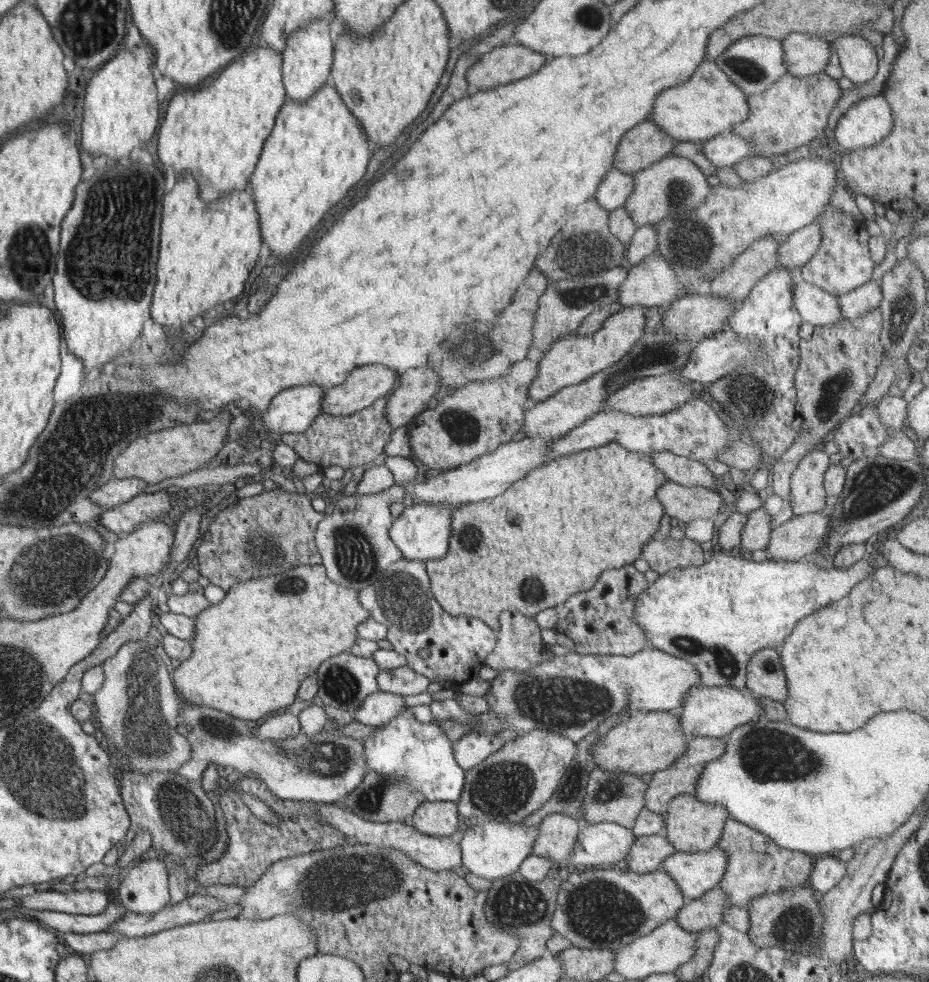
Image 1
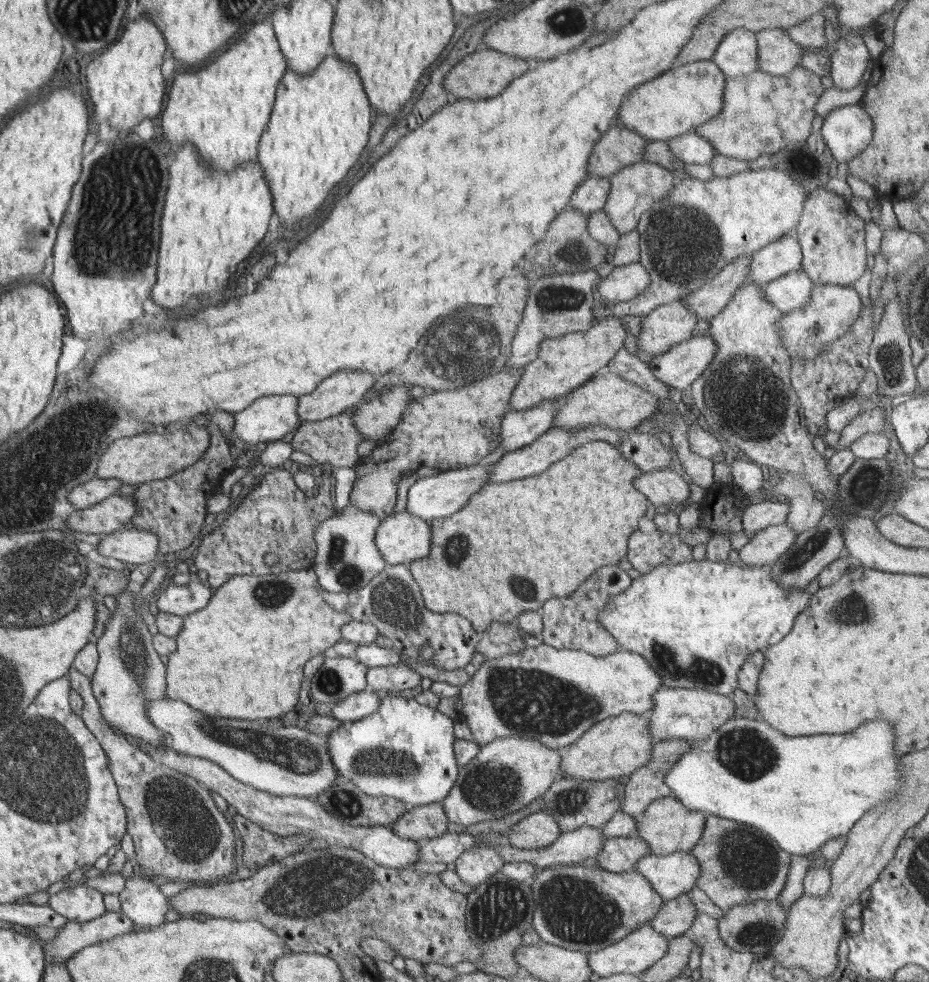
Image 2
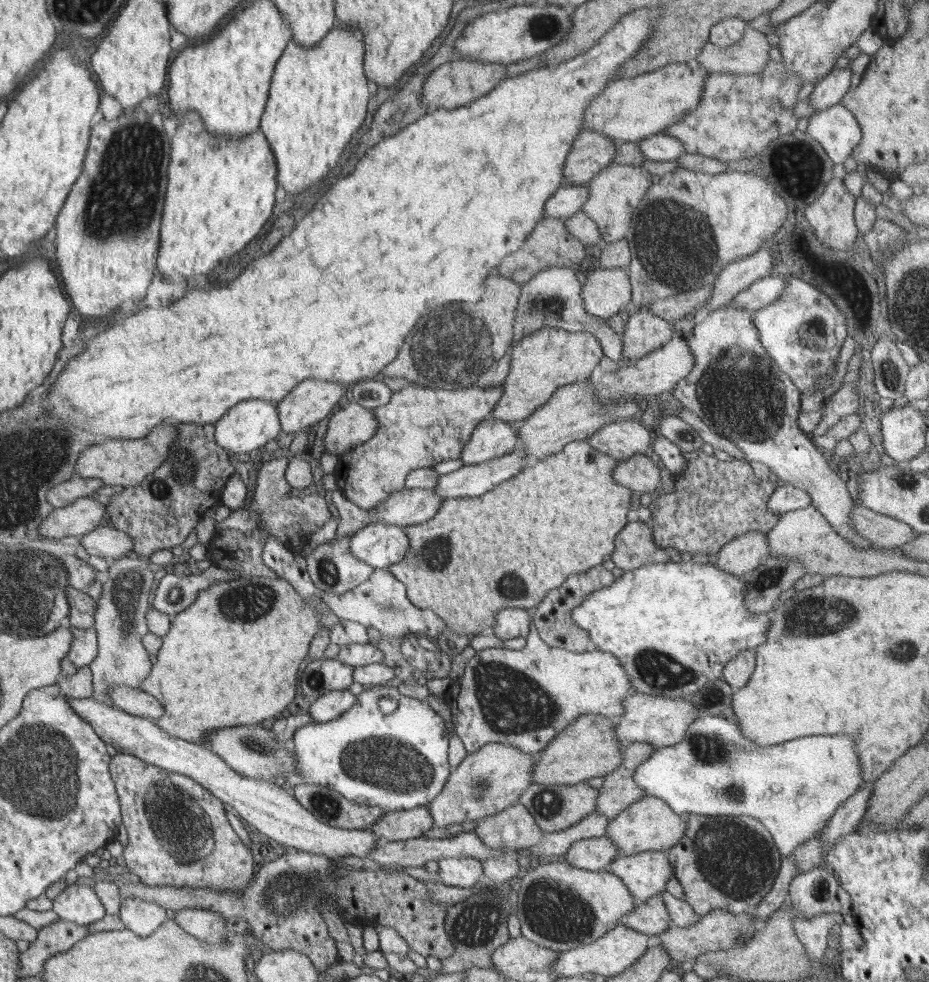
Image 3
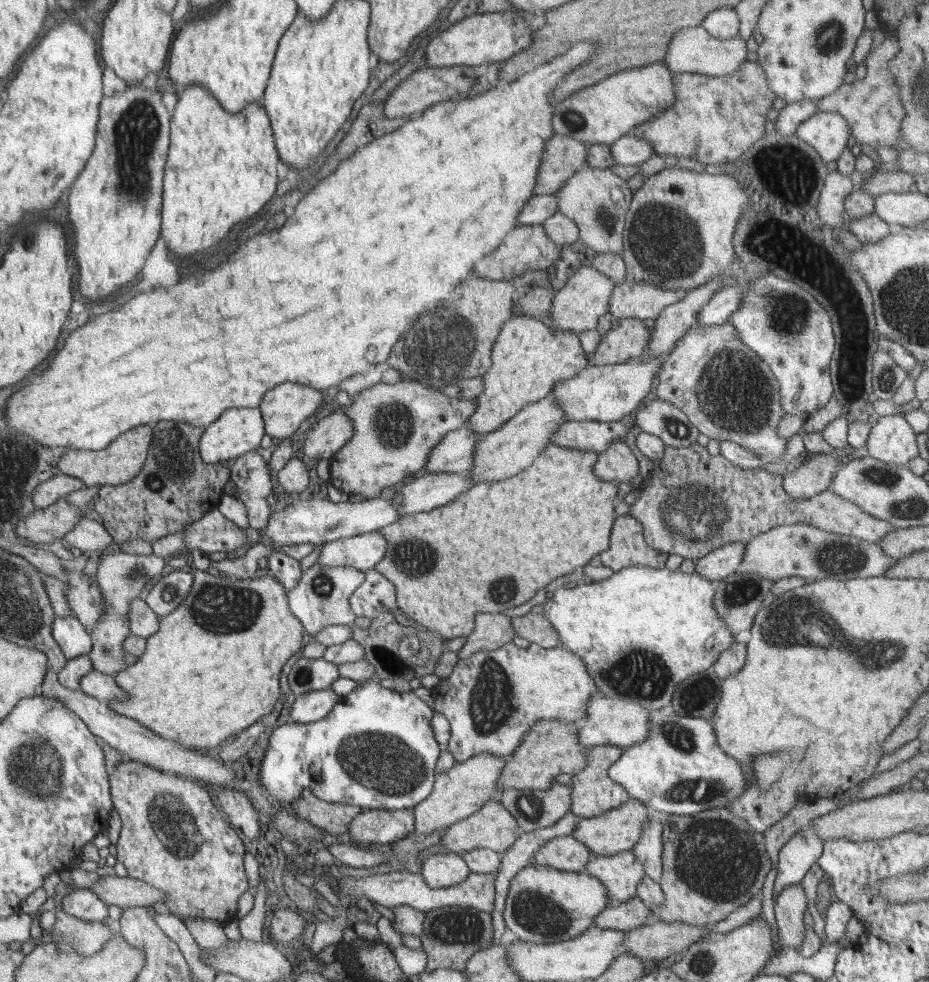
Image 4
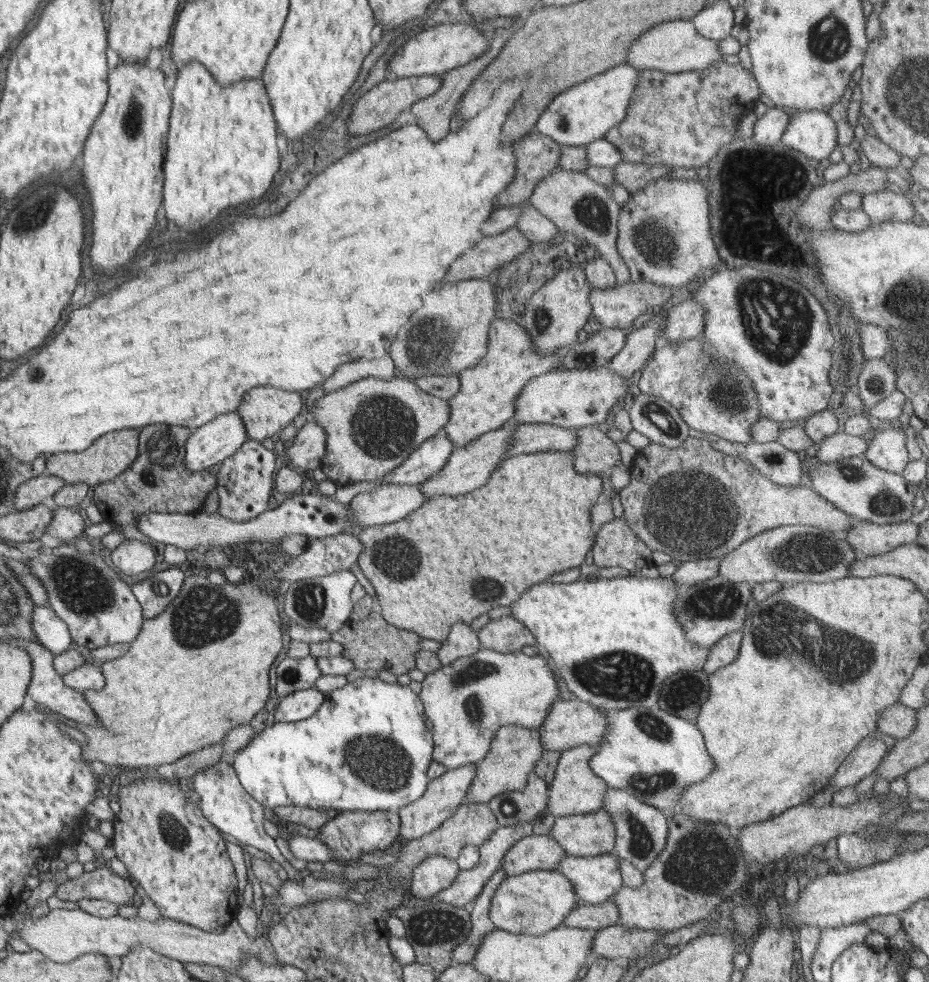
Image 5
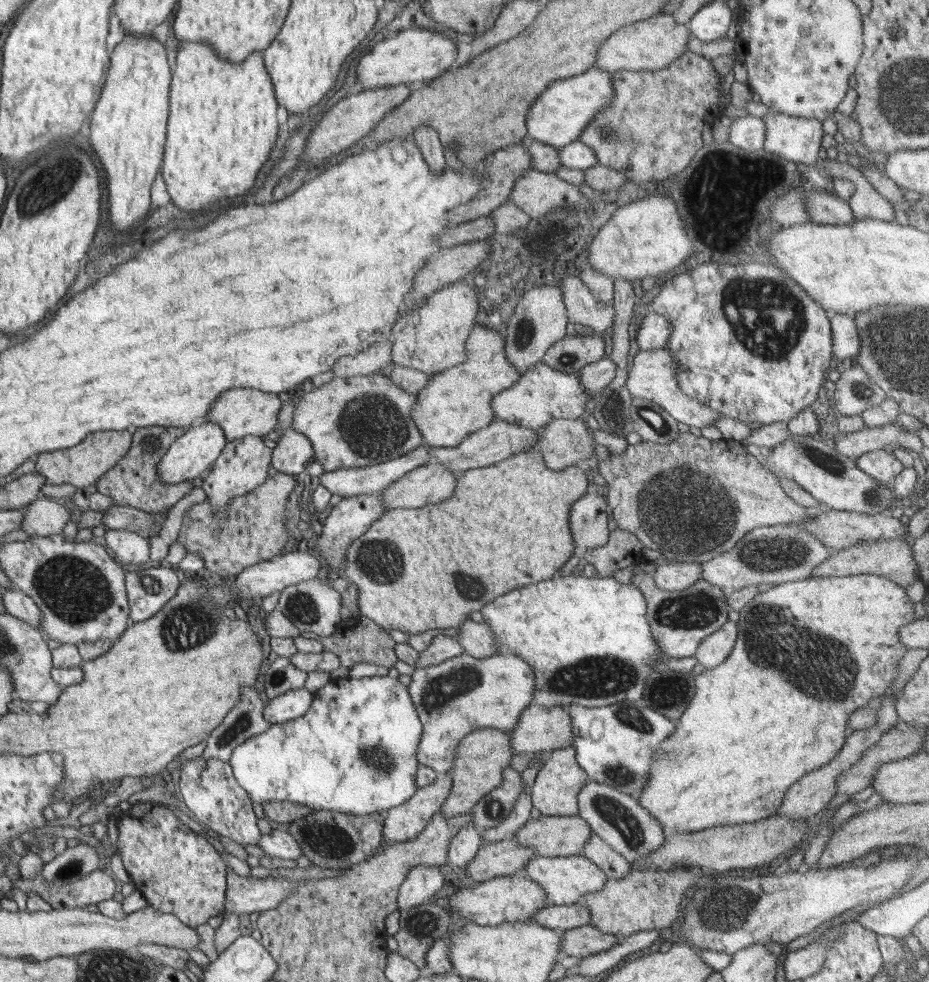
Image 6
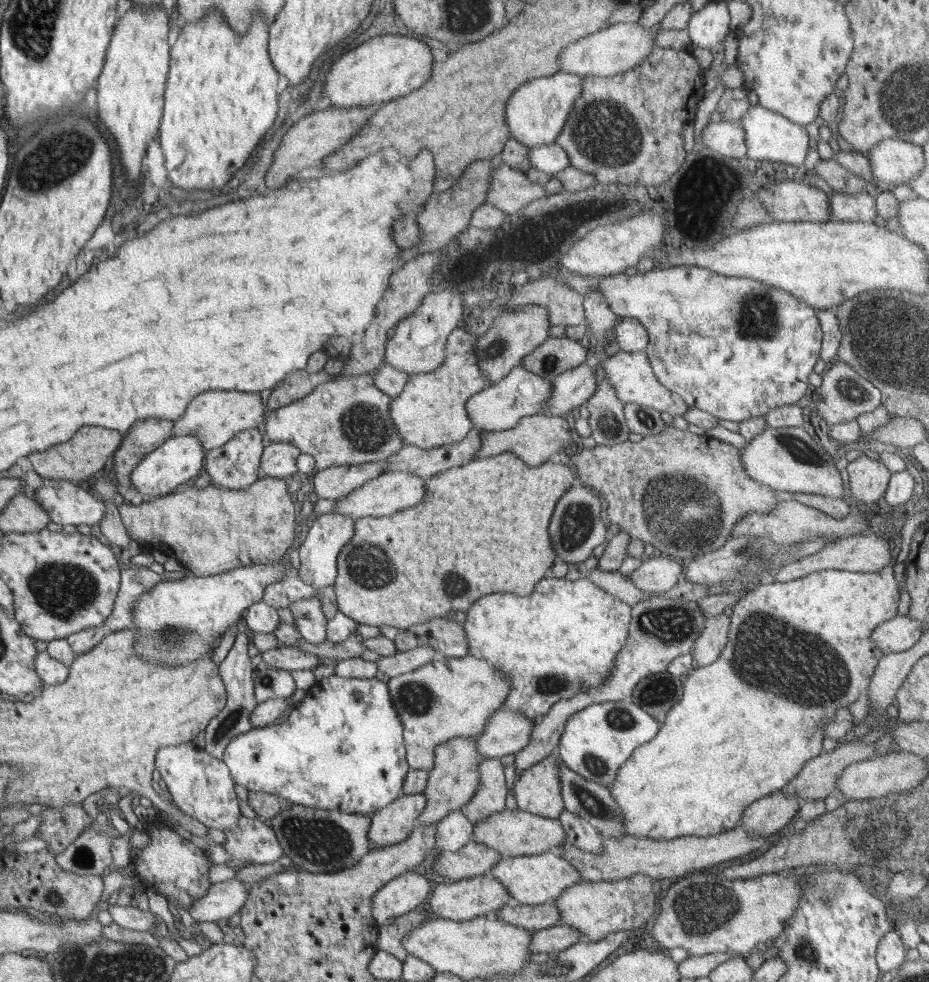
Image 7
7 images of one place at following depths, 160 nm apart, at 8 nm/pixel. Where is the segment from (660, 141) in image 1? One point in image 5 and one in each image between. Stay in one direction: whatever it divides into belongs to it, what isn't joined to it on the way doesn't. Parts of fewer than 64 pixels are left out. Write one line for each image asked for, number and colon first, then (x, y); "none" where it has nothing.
2: (618, 147)
3: (591, 152)
4: (563, 156)
5: (537, 155)

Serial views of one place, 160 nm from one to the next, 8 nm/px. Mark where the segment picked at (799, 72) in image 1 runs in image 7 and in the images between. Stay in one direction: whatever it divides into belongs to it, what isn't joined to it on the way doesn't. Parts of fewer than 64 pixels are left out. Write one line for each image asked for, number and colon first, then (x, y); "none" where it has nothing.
2: (778, 54)
3: (749, 55)
4: (694, 50)
5: (674, 46)
6: (650, 44)
7: (620, 47)

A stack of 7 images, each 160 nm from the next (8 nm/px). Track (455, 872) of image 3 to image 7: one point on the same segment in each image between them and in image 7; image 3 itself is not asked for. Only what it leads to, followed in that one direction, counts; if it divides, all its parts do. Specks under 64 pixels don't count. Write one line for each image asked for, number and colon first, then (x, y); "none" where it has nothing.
4: (440, 870)
5: (435, 873)
6: (422, 881)
7: (402, 894)

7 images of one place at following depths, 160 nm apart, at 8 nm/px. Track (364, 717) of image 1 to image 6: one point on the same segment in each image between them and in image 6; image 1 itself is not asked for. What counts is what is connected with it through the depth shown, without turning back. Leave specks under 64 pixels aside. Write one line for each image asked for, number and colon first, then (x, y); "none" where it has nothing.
2: (358, 705)
3: (330, 706)
4: (309, 707)
5: (303, 704)
6: (293, 704)

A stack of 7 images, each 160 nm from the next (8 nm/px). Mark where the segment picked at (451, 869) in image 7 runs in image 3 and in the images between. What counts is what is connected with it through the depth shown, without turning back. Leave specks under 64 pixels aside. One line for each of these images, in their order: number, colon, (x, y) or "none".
3: (594, 854)
4: (564, 853)
5: (533, 852)
6: (502, 858)

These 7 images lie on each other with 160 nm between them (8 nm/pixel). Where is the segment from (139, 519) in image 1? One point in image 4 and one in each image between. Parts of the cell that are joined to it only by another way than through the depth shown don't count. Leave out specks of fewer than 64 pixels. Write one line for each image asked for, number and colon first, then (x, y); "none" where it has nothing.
2: (113, 513)
3: (85, 514)
4: (45, 525)

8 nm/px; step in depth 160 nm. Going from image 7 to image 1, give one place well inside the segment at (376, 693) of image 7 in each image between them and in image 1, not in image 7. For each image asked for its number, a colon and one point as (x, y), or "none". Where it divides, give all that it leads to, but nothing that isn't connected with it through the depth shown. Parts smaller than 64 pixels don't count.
1: (418, 754)
2: (403, 751)
3: (399, 761)
4: (375, 750)
5: (367, 749)
6: (355, 751)

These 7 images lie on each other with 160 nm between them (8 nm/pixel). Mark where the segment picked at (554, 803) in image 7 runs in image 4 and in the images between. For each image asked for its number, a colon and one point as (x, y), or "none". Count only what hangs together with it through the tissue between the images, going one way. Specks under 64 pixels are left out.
4: (593, 792)
5: (576, 790)
6: (560, 778)

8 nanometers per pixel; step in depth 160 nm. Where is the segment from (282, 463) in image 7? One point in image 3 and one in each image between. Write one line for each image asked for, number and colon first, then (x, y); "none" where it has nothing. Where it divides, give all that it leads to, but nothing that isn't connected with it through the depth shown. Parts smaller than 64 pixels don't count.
3: (351, 425)
4: (332, 432)
5: (308, 447)
6: (294, 452)

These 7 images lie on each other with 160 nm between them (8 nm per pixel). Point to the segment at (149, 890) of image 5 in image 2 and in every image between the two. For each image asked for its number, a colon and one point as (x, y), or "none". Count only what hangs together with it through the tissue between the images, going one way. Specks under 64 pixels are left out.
2: (177, 833)
3: (178, 836)
4: (172, 838)

